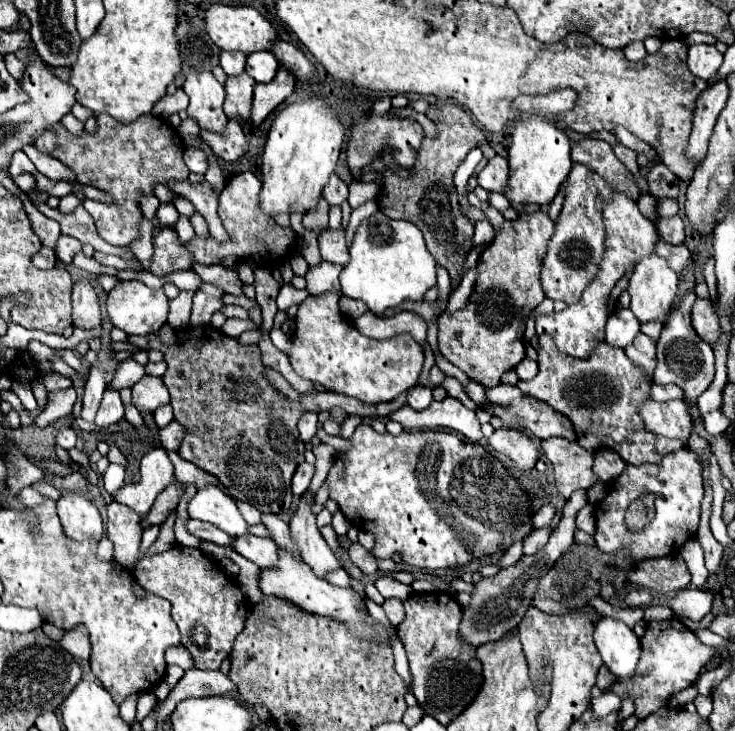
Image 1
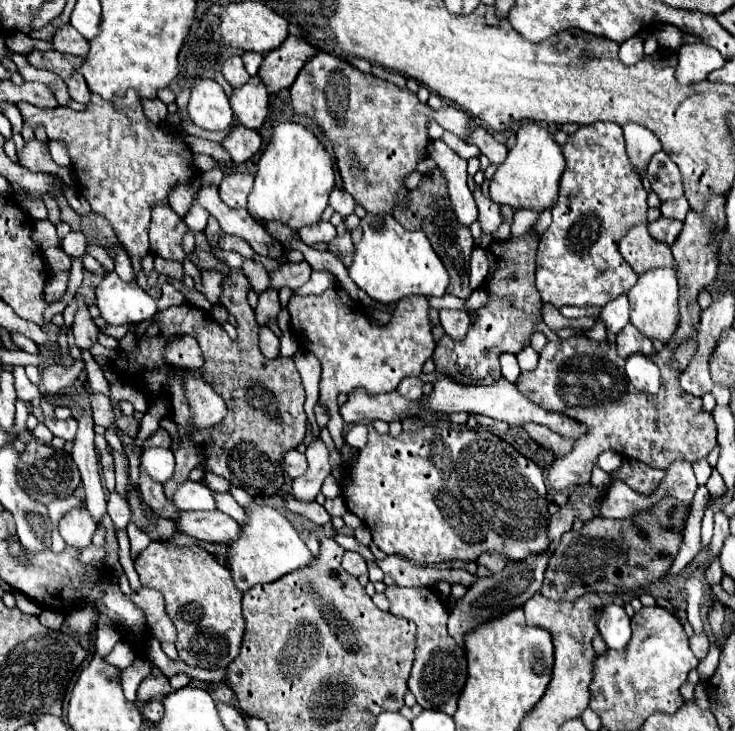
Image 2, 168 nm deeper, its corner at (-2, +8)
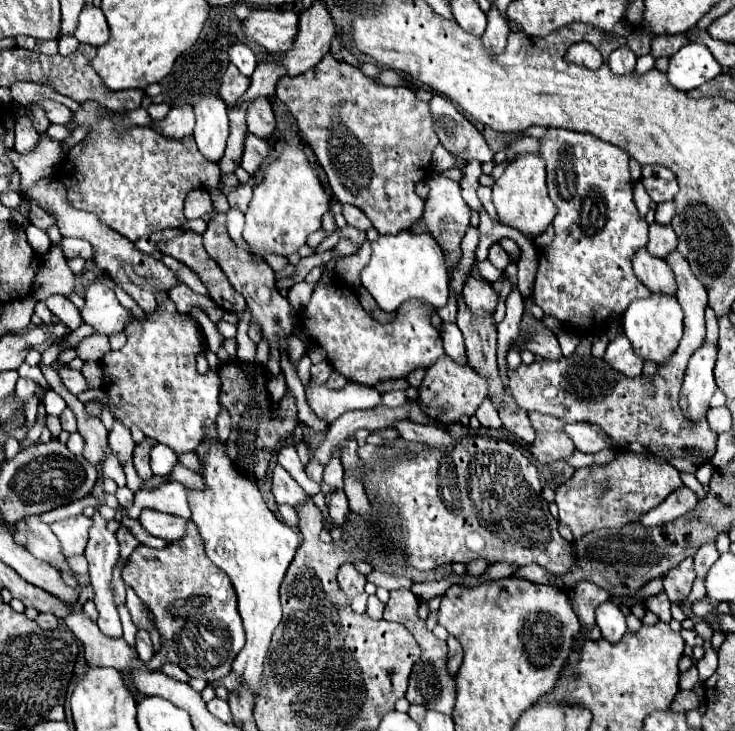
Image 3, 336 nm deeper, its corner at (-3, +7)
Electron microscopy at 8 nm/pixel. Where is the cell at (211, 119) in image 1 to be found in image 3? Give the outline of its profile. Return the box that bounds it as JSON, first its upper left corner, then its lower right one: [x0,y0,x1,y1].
[194,97,228,163]

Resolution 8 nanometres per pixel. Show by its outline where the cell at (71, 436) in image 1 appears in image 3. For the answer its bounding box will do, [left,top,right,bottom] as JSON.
[60,407,76,433]

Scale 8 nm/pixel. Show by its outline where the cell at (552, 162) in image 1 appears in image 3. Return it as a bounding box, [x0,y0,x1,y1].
[492,153,556,237]

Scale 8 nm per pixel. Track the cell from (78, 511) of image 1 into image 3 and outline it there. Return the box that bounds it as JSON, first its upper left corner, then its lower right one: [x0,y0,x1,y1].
[50,515,92,557]

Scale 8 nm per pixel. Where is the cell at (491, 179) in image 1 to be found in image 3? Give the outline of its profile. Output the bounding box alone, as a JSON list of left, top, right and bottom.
[428,93,494,161]

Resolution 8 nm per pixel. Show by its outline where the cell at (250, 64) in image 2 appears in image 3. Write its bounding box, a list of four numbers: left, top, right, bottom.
[228,43,256,77]

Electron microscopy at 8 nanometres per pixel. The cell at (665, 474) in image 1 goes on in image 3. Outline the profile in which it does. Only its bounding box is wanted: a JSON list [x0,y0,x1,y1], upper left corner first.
[640,487,698,527]

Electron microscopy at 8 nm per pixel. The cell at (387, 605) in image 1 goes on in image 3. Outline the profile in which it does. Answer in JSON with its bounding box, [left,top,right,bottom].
[366,595,384,619]

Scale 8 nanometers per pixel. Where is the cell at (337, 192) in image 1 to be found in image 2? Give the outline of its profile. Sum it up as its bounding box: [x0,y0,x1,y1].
[329,188,355,216]

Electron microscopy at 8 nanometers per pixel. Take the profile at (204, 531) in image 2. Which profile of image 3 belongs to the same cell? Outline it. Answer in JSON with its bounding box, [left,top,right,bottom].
[138,509,186,541]

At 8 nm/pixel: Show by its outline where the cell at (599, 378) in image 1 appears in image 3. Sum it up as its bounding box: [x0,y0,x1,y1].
[508,251,718,465]

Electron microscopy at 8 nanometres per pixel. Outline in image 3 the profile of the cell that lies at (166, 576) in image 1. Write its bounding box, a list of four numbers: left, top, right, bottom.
[122,521,244,683]

